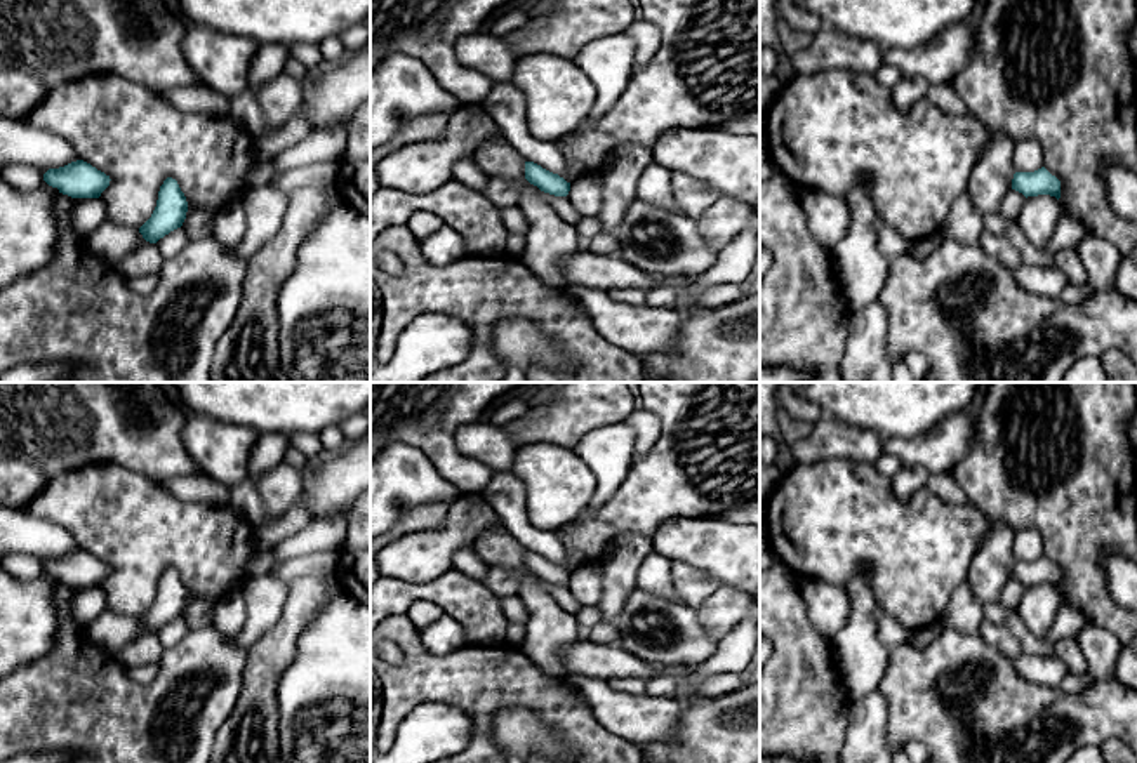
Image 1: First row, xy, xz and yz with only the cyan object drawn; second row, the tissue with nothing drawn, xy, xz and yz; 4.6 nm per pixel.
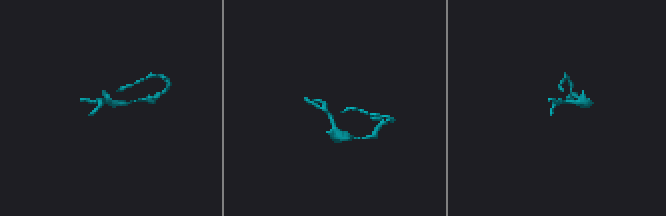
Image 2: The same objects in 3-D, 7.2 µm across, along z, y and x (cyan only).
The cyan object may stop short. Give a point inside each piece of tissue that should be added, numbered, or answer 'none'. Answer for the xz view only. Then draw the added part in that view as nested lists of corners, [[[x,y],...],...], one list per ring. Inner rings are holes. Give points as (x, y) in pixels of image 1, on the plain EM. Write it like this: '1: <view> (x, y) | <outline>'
none

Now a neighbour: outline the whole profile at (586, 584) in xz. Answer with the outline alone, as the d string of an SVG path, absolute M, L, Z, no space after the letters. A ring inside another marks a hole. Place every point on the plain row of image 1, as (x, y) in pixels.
M582 565L570 574L567 584L581 607L596 607L603 593L603 579L598 565Z

